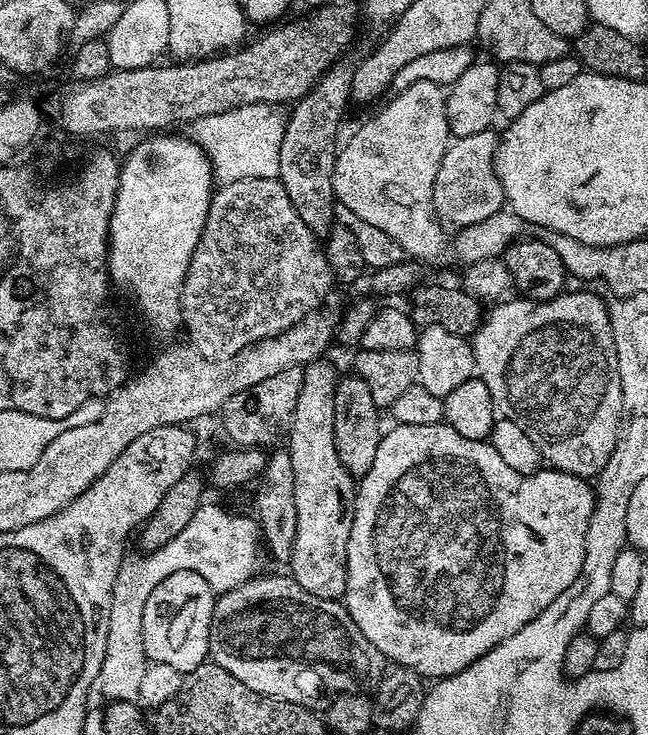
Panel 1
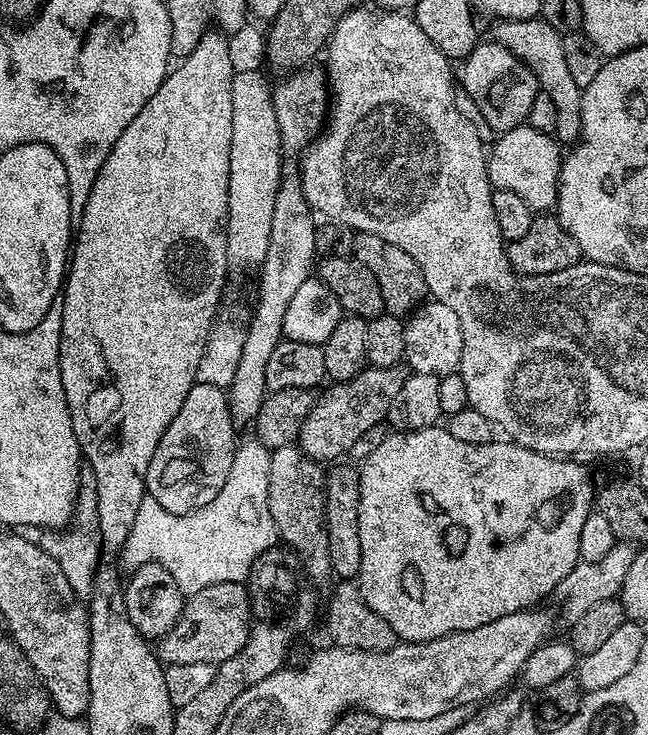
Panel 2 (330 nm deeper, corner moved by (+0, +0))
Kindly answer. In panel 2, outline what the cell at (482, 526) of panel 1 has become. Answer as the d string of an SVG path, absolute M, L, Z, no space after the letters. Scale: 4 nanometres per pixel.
M433 426L423 428L422 430L414 430L413 432L393 431L391 434L385 435L382 444L359 465L360 501L358 502L358 542L362 546L362 566L360 567L360 575L358 577L360 593L366 598L370 610L374 610L382 618L386 618L386 622L390 622L390 630L394 630L394 634L401 641L417 644L418 642L426 642L427 640L437 640L451 632L474 630L474 626L486 626L486 622L494 622L506 614L535 609L539 605L536 603L539 600L546 599L547 596L551 597L555 593L556 587L562 582L562 578L566 578L566 574L570 574L570 570L574 570L574 566L581 563L579 539L582 538L582 526L585 525L587 516L594 510L594 487L592 488L591 474L582 465L575 464L575 459L546 456L542 452L535 452L529 448L523 448L521 444L515 442L504 443L508 444L499 444L499 442L490 444L458 442L458 438L454 438L454 434L450 434L447 427L444 426Z

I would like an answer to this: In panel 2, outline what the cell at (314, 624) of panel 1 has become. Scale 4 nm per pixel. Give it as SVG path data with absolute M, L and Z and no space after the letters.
M218 582L214 586L206 586L206 590L198 590L198 594L185 599L184 608L180 611L178 622L174 622L172 629L159 641L158 655L160 662L165 666L185 664L186 662L210 662L218 666L222 662L234 658L234 654L238 654L238 650L242 650L242 646L246 646L251 629L252 607L248 601L247 587L243 583Z

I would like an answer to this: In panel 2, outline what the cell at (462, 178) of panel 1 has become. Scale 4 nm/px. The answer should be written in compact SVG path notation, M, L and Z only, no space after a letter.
M527 126L511 128L497 135L486 159L488 180L493 189L510 190L510 194L518 194L518 198L525 200L534 210L555 209L562 163L562 148L555 135Z

